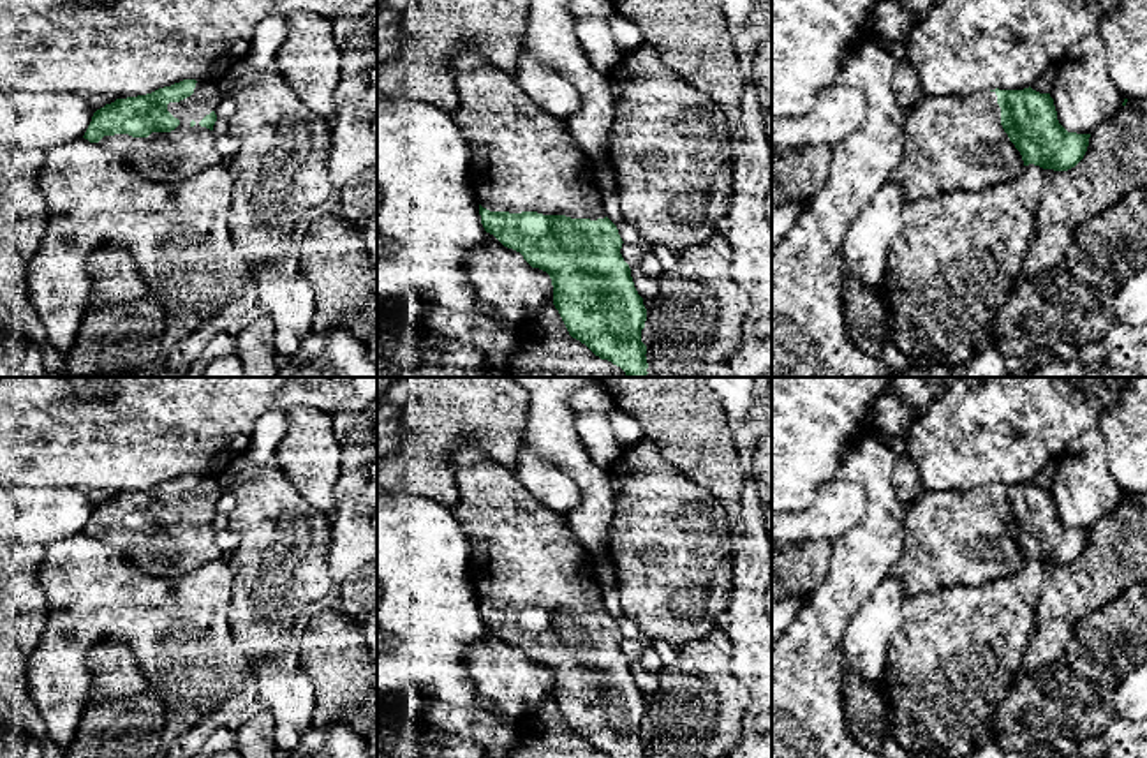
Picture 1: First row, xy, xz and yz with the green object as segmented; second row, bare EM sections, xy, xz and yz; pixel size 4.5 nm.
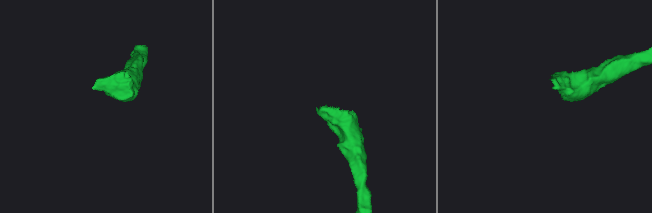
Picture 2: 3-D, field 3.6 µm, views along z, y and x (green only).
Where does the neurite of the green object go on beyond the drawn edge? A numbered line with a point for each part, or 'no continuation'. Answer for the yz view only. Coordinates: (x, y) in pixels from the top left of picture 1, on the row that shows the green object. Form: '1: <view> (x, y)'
1: yz (952, 143)

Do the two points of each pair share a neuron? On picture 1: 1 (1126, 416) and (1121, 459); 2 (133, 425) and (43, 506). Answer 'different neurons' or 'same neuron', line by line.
1: same neuron
2: different neurons

